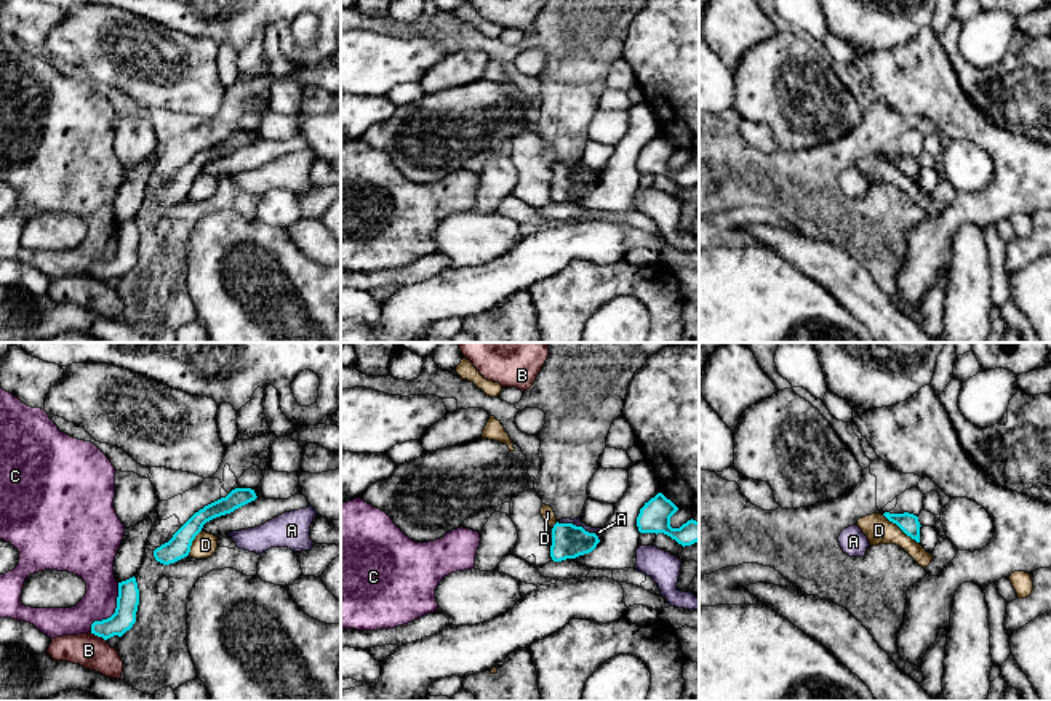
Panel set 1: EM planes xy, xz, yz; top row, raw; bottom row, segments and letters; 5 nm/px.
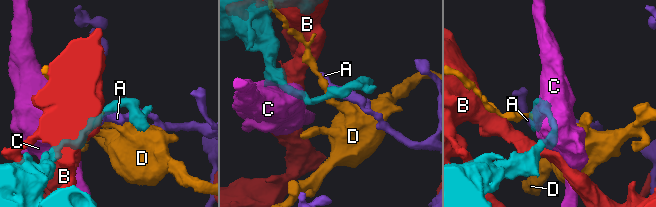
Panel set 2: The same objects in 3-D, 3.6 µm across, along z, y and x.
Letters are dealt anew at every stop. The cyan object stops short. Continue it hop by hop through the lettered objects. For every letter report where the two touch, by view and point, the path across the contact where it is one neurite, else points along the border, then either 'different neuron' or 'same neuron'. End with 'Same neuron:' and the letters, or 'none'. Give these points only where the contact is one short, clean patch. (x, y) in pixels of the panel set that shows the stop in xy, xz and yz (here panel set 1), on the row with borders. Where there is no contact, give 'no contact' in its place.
A: xz (579, 527) | along xz (557, 522), (581, 525), (599, 540) | different neuron
B: xy (98, 636) | different neuron
C: xy (115, 612) | different neuron
D: yz (901, 528) | along yz (883, 514), (919, 543) | different neuron
Same neuron: none

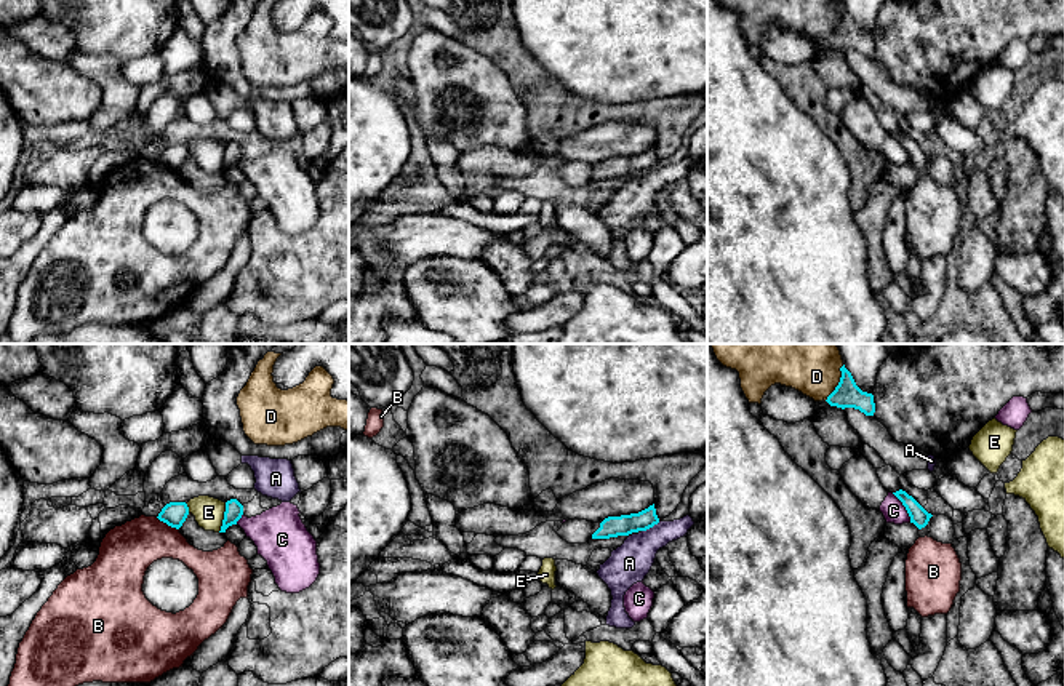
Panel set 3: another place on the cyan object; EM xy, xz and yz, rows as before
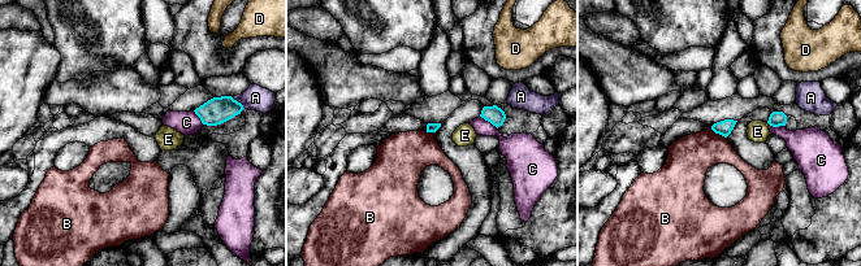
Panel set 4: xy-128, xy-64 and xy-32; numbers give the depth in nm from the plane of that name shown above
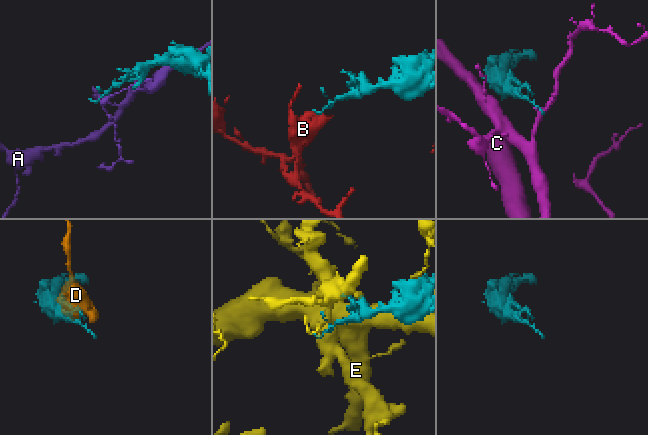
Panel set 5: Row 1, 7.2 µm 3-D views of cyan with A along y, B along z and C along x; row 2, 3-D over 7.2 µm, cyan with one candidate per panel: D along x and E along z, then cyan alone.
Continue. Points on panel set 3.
A: xz (650, 526) | along xz (660, 522), (642, 531) | different neuron
B: xy (167, 523) | along xy (156, 517), (178, 530) | different neuron
C: yz (904, 506) | along yz (892, 493), (911, 520) | different neuron
D: yz (839, 382) | different neuron
E: xy (224, 517) | different neuron
Same neuron: none

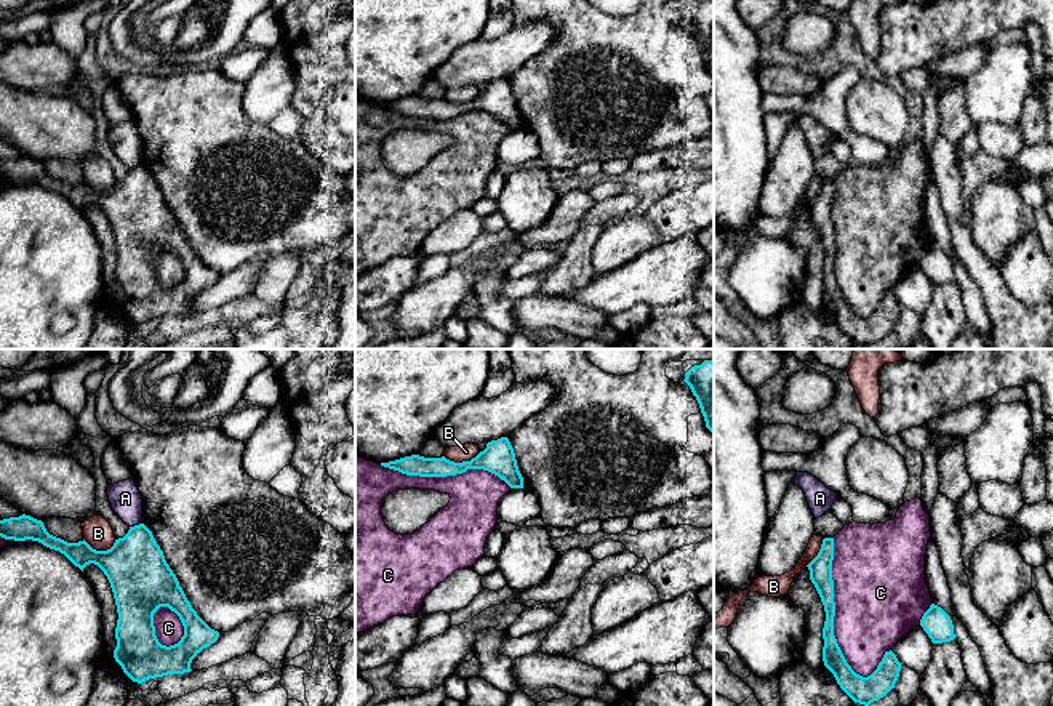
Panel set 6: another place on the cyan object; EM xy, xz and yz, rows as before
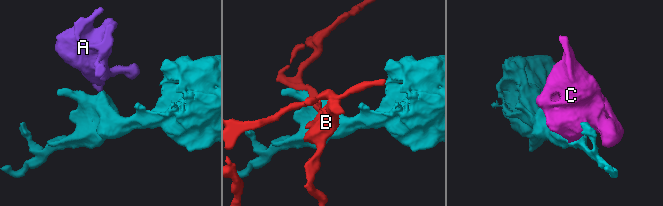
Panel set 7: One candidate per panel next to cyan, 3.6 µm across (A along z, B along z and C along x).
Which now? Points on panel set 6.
A: xy (135, 525) | along xy (141, 522), (130, 527) | different neuron
B: xz (463, 461) | along xz (480, 452), (461, 461), (450, 461), (444, 457) | different neuron
C: yz (834, 610) | different neuron
Same neuron: none

